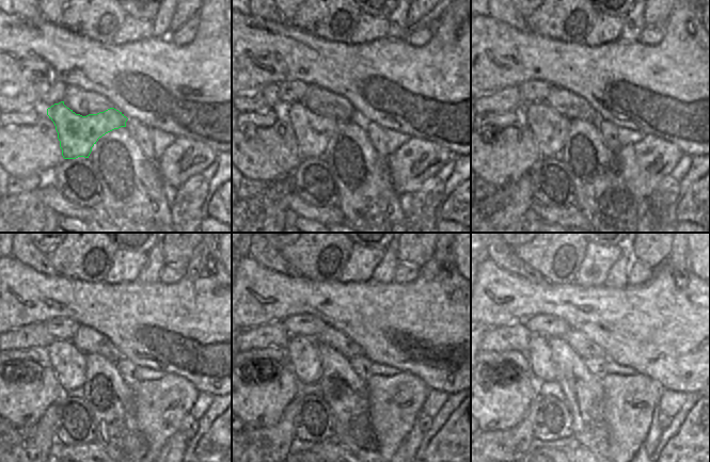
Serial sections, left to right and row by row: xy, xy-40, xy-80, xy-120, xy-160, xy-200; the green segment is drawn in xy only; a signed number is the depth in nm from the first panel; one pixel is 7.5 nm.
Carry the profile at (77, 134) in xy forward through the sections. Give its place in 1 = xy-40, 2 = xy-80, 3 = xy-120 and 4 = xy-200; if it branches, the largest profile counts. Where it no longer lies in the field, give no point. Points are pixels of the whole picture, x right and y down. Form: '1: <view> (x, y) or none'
1: xy-40 (313, 131)
2: xy-80 (550, 129)
3: xy-120 (68, 364)
4: xy-200 (539, 355)

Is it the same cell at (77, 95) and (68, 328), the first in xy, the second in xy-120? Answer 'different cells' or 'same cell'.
different cells

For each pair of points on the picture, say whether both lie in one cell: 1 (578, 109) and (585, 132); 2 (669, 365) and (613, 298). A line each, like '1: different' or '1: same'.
1: different
2: same

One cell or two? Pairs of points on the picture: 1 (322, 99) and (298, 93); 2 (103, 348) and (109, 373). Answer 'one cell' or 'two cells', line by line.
1: two cells
2: two cells

